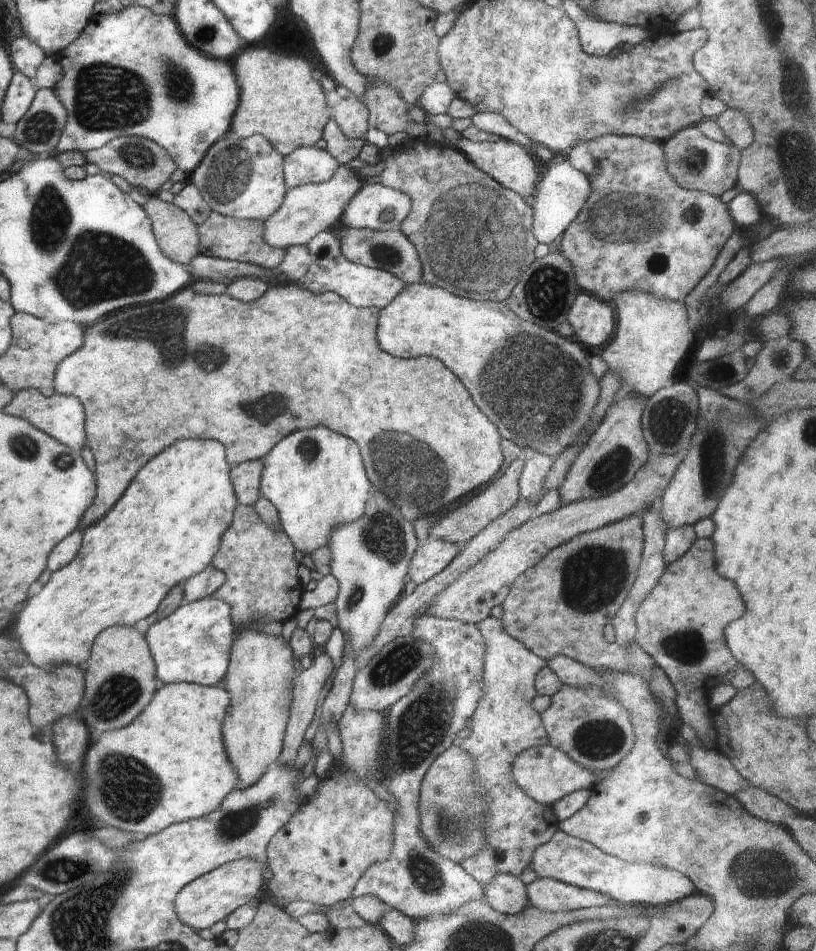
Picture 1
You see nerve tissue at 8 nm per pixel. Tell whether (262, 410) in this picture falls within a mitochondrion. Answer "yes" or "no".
yes

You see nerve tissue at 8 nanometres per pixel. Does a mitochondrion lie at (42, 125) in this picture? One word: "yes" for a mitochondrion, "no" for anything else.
yes

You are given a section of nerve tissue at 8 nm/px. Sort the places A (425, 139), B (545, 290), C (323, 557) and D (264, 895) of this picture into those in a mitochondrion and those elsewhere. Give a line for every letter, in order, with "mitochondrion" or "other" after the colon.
A: other
B: mitochondrion
C: other
D: other

